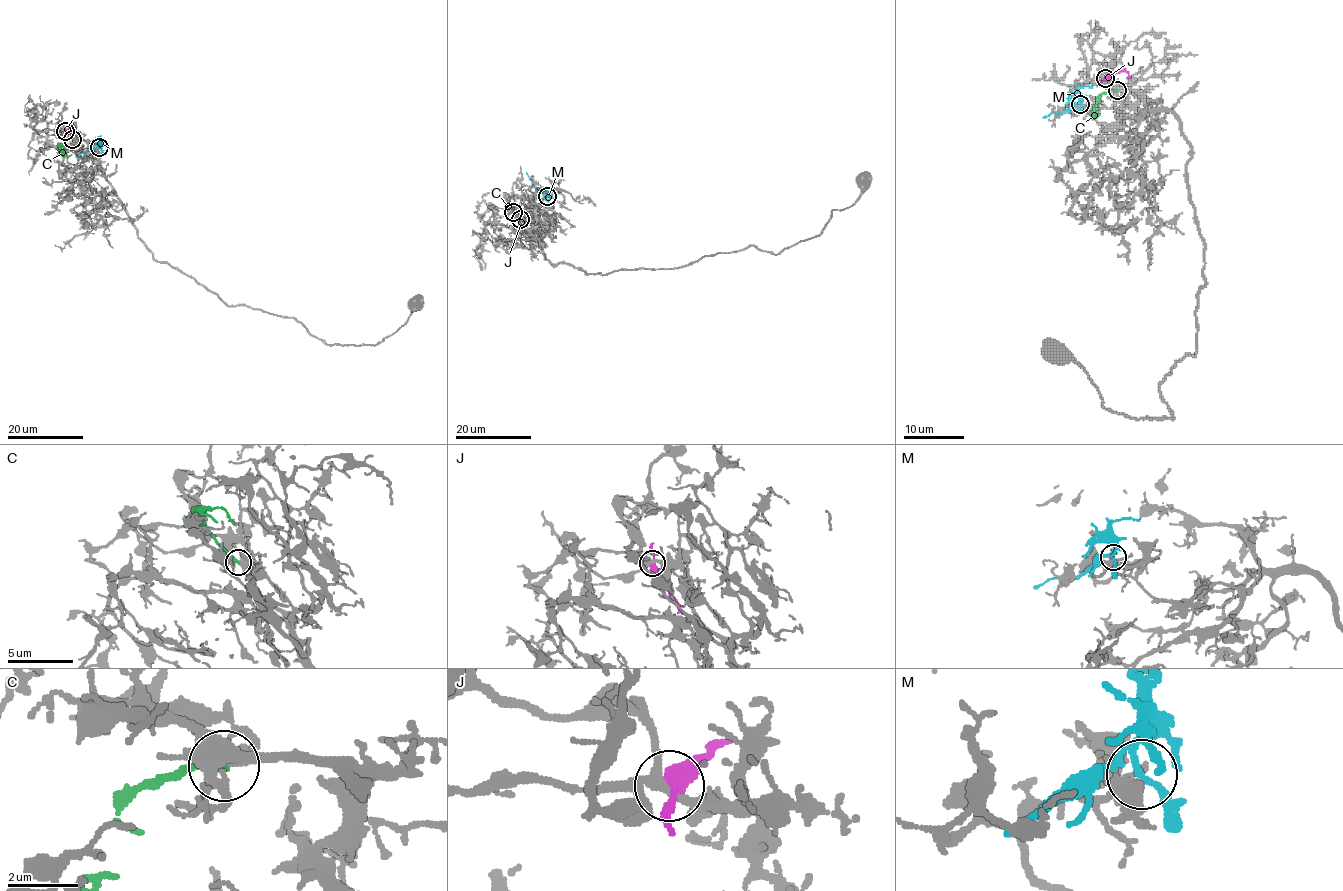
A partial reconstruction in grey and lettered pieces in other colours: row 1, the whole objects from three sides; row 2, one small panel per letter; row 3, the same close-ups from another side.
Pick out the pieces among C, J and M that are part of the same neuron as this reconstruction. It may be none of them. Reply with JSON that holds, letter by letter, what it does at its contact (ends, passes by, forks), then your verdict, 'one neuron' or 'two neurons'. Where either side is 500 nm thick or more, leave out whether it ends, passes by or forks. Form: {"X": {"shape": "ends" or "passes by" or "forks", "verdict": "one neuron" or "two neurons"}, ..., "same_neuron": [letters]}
{"C": {"shape": "ends", "verdict": "one neuron"}, "J": {"shape": "passes by", "verdict": "two neurons"}, "M": {"shape": "forks", "verdict": "two neurons"}, "same_neuron": ["C"]}

